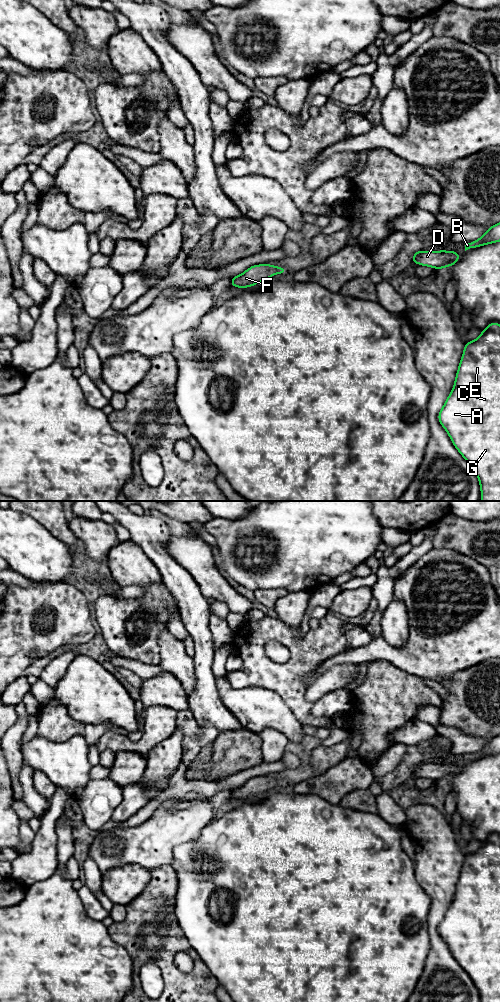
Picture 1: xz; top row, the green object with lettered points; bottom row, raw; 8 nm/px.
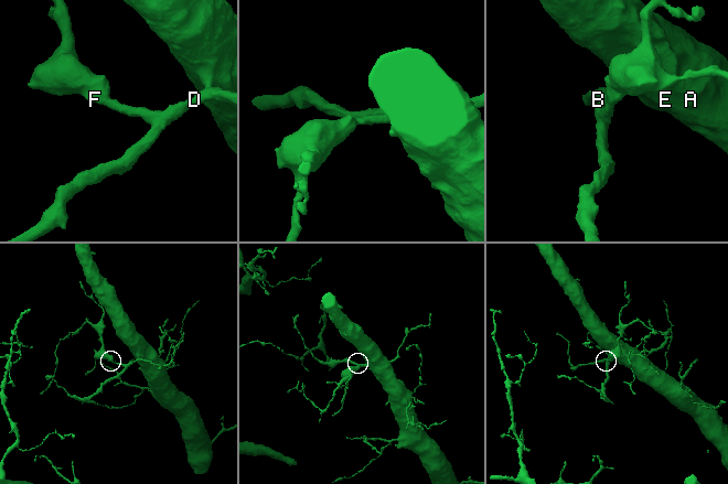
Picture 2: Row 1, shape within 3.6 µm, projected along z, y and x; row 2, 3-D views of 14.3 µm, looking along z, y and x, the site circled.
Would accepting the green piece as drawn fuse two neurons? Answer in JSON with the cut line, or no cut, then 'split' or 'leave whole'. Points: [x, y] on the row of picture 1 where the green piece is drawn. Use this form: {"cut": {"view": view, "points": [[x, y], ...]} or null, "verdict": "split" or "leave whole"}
{"cut": null, "verdict": "leave whole"}

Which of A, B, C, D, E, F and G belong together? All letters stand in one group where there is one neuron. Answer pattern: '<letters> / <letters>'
A B C D E F G

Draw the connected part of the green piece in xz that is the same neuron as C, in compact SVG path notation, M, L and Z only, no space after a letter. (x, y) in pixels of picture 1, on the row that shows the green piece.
M491 322L477 339L465 343L453 389L438 414L438 420L453 445L478 477L481 501L500 501L500 324L498 322Z

